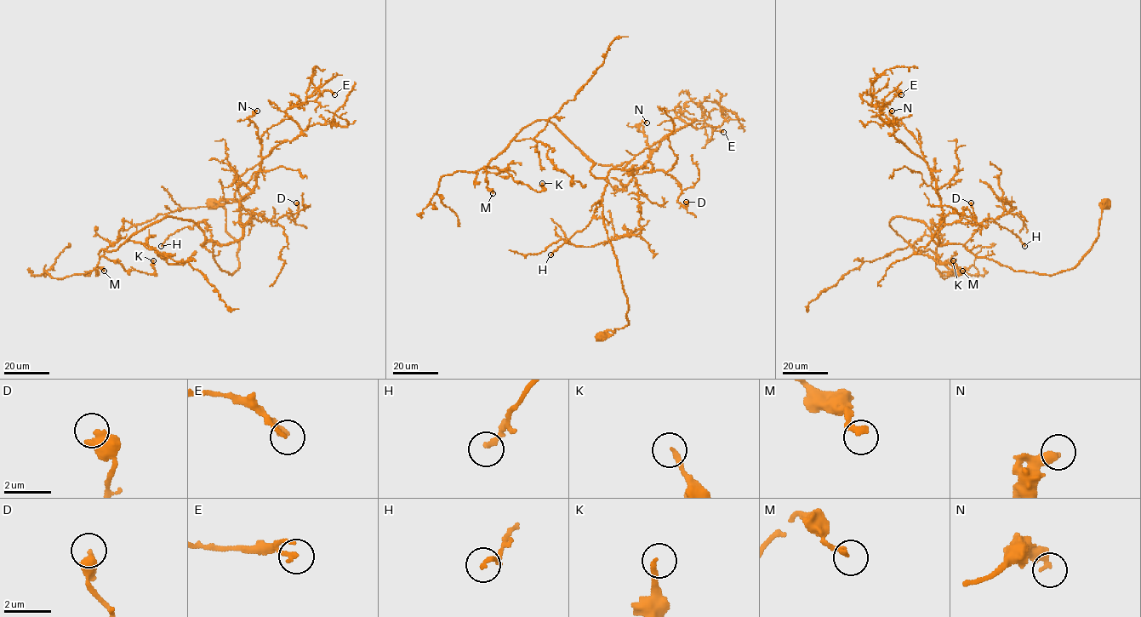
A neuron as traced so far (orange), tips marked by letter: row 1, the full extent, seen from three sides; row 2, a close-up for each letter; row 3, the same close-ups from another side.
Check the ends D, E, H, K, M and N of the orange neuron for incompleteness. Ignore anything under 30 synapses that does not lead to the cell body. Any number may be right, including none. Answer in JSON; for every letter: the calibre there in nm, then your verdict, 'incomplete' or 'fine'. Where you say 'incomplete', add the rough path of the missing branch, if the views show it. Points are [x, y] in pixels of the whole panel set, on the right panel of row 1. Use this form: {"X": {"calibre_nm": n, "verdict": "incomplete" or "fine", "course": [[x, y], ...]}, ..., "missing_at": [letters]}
{"D": {"calibre_nm": 480, "verdict": "fine"}, "E": {"calibre_nm": 160, "verdict": "fine"}, "H": {"calibre_nm": 130, "verdict": "fine"}, "K": {"calibre_nm": 200, "verdict": "fine"}, "M": {"calibre_nm": 280, "verdict": "fine"}, "N": {"calibre_nm": 340, "verdict": "incomplete", "course": [[892, 111], [900, 111], [909, 92], [916, 94]]}, "missing_at": ["N"]}

